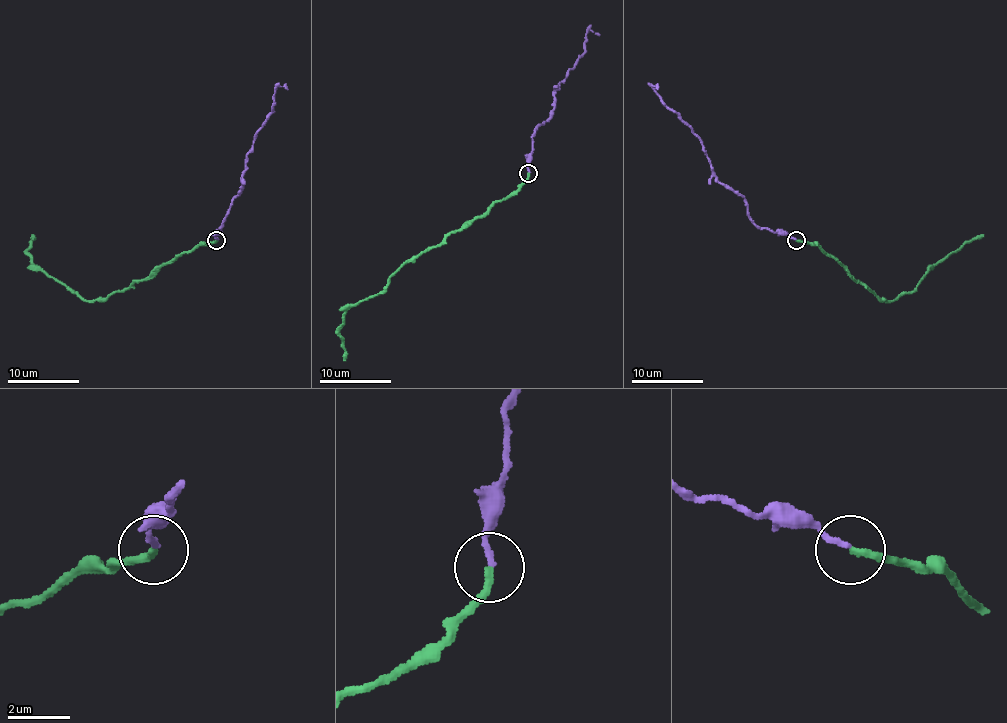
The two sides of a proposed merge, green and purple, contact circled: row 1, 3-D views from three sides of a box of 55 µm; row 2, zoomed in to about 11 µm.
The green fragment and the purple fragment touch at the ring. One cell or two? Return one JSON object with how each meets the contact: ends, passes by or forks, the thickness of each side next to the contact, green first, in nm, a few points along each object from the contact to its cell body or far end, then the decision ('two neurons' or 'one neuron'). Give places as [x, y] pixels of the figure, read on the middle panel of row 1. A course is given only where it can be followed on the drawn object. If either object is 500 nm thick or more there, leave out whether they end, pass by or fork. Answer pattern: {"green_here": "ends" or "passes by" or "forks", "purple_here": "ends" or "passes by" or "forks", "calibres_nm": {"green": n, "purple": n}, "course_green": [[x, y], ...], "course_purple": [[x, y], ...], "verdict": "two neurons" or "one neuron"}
{"green_here": "ends", "purple_here": "ends", "calibres_nm": {"green": 240, "purple": 190}, "course_green": [[529, 172], [529, 178], [513, 192], [463, 230], [407, 260], [380, 292], [345, 312], [339, 326], [343, 360]], "course_purple": [[529, 172], [534, 131], [550, 115], [557, 85], [566, 78], [584, 49], [586, 33], [591, 30], [600, 35]], "verdict": "two neurons"}

